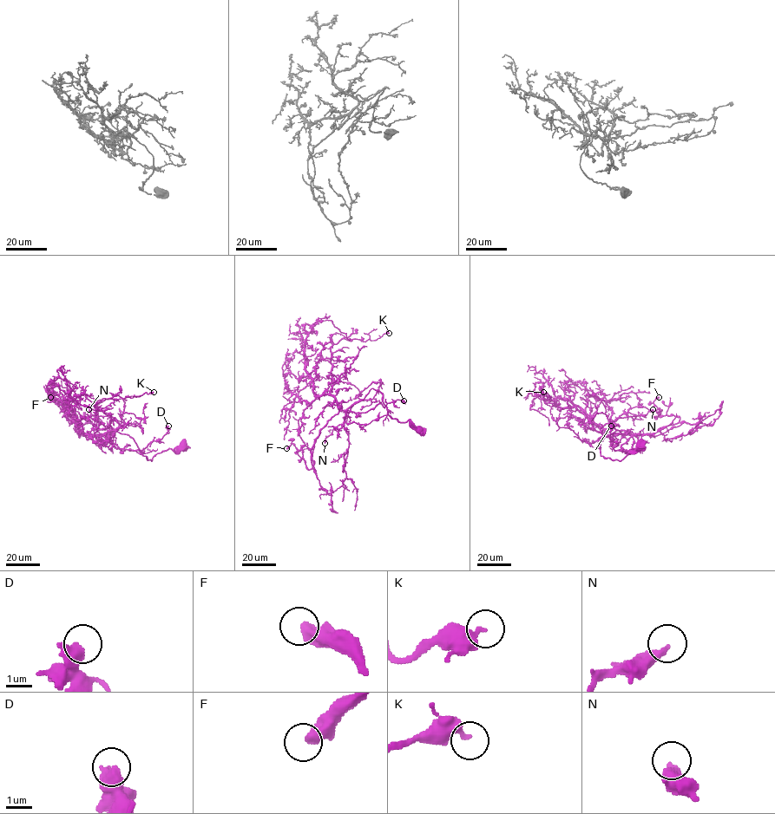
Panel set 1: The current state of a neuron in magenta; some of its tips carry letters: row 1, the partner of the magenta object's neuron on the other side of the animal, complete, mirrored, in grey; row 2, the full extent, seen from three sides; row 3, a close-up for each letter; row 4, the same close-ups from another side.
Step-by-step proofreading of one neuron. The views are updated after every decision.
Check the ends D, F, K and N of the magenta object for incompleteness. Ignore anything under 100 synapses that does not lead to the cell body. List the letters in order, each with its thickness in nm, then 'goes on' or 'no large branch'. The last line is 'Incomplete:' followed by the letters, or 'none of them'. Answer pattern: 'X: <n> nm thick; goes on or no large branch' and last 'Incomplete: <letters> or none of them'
D: 550 nm thick; no large branch
F: 500 nm thick; no large branch
K: 340 nm thick; no large branch
N: 340 nm thick; no large branch
Incomplete: none of them

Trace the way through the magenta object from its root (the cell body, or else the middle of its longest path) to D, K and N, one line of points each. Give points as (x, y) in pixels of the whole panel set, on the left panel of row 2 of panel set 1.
D: (184, 445), (152, 460), (127, 434), (110, 430), (108, 439), (120, 449), (141, 450), (160, 439), (168, 426)
K: (184, 445), (175, 452), (162, 451), (152, 460), (127, 434), (110, 430), (95, 435), (98, 402), (154, 392)
N: (184, 445), (175, 452), (162, 451), (147, 459), (131, 437), (115, 430), (122, 421), (92, 414), (88, 409)

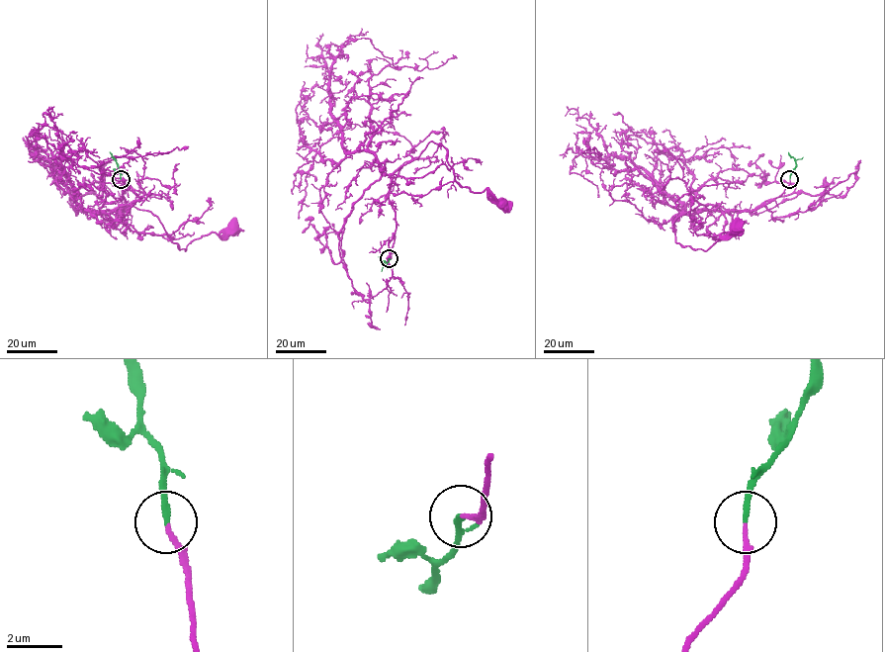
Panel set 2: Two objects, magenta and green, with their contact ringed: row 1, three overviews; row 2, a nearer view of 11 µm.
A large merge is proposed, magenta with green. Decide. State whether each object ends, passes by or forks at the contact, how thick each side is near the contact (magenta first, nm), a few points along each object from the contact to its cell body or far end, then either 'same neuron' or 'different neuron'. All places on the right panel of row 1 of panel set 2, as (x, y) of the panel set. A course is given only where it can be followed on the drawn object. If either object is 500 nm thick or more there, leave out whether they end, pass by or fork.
magenta ends there; green ends there; 150 nm thick on the magenta side, 180 nm on the other; magenta runs (790, 179), (780, 195), (752, 211), (700, 205), (672, 225), (676, 242), (707, 250), (736, 227); green runs (790, 179), (795, 159), (788, 152); same neuron

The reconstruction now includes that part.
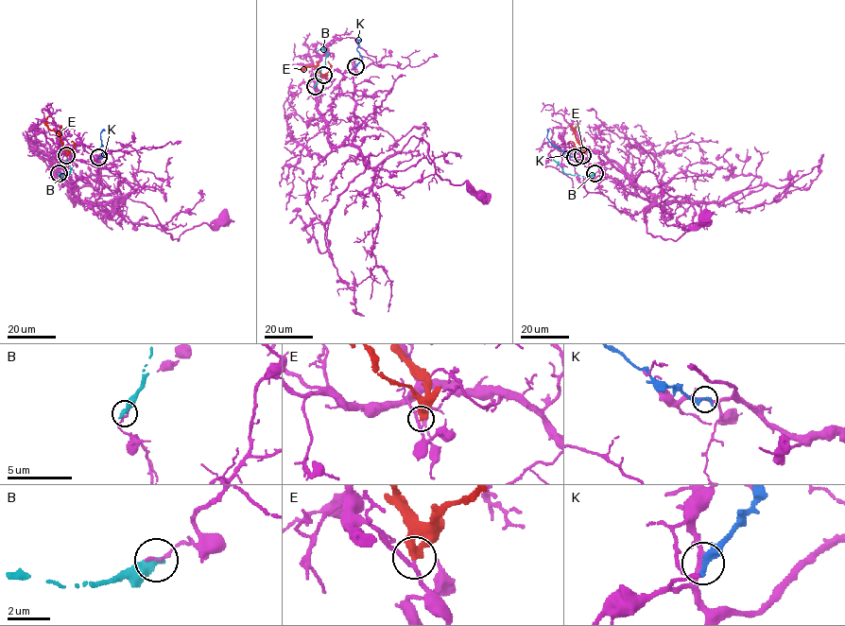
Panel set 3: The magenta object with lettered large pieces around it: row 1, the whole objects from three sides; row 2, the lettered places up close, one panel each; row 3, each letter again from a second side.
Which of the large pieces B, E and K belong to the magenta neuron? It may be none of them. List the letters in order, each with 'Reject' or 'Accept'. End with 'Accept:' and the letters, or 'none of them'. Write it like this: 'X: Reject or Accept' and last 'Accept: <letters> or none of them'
B: Reject
E: Reject
K: Reject
Accept: none of them

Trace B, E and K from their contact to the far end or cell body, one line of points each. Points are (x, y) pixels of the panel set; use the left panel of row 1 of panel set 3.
B: (59, 173), (67, 176), (70, 171), (68, 164), (60, 162)
E: (67, 155), (60, 136), (48, 127), (45, 121), (48, 116)
K: (98, 157), (105, 153), (100, 148), (100, 132), (104, 129)

